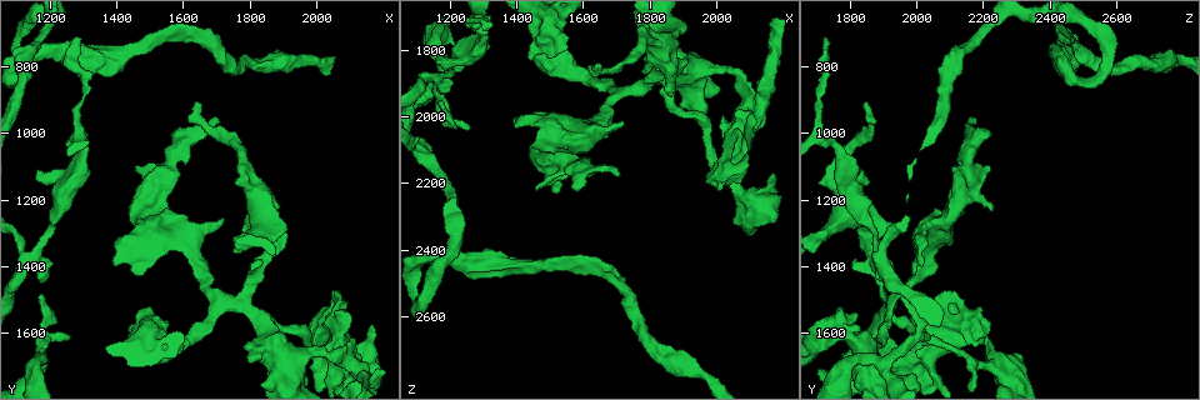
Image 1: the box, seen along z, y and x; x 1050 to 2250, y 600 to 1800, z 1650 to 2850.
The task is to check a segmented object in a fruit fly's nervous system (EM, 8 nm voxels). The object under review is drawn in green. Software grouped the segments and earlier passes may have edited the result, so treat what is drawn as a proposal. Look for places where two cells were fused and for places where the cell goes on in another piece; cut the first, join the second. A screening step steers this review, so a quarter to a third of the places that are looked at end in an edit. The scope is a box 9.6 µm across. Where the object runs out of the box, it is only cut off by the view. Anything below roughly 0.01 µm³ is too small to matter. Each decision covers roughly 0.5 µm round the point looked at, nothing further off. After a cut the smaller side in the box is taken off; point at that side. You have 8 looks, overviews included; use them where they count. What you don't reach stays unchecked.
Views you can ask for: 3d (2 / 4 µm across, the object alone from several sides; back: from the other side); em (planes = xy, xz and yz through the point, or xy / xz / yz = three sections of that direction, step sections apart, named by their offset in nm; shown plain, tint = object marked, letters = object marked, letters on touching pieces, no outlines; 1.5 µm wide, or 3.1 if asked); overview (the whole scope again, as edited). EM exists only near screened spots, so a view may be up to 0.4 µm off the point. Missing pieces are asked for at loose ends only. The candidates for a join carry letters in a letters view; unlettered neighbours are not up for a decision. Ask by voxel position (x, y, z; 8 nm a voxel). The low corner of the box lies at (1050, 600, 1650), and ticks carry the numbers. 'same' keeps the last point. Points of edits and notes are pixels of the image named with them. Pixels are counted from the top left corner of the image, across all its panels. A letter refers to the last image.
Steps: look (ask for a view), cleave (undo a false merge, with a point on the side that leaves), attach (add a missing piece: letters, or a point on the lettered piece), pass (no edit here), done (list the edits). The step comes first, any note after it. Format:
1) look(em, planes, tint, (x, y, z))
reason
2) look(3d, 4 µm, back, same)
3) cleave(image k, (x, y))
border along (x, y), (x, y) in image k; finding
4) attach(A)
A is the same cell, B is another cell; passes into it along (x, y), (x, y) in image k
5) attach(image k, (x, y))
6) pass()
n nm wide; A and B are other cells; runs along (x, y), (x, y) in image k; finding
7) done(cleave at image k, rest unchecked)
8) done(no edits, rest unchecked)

look(em, planes, letters, (1260, 1610, 2040))
branch stops here

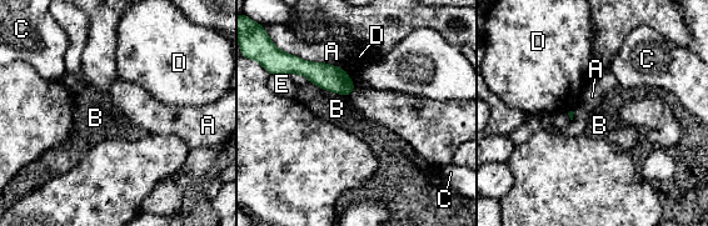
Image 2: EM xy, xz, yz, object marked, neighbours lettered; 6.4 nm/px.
pass()
A, B, C, D and E are other cells; border along (279, 50), (343, 69) in image 2; none of them fits

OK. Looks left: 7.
look(3d, 2 µm, (1430, 1600, 1820))

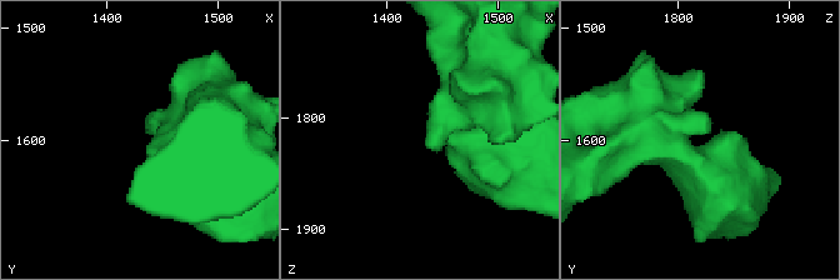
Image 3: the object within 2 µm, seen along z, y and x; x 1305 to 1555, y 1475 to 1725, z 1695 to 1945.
look(em, planes, letters, (1434, 1594, 1826))

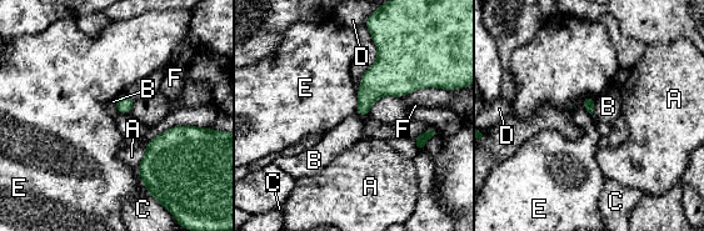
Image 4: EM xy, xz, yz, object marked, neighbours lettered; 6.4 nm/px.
pass()
A touches over 170 nm; A, B, C, D, E and F are other cells; border along (585, 95), (583, 106), (592, 115) in image 4; no lettered piece goes on from it

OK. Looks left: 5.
look(em, planes, tint, (2040, 1660, 1870))
a narrow waist

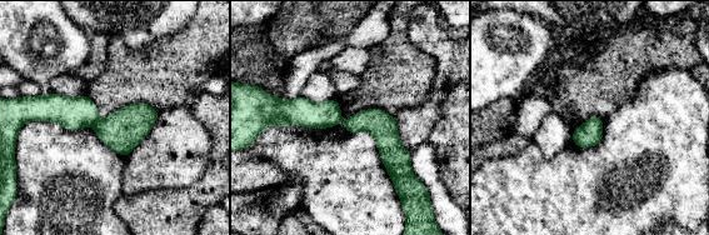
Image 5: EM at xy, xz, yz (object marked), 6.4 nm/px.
look(em, planes, letters, same)
what lies round it

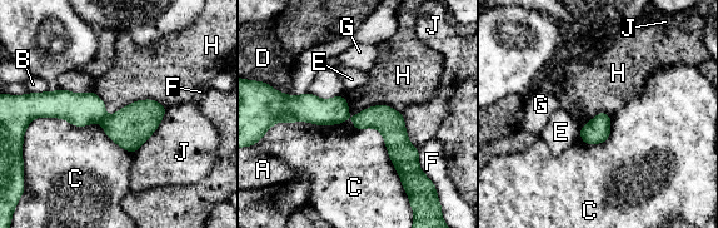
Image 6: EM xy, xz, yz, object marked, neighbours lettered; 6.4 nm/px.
cleave(image 6, (130, 127))
A, B, C, D, E, F, G, H and J are other cells; the part that leaves runs along (355, 119), (377, 119), (415, 174) in image 6; a second cell is stuck on

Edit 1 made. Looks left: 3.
done(cleave at image 6, rest unchecked)

